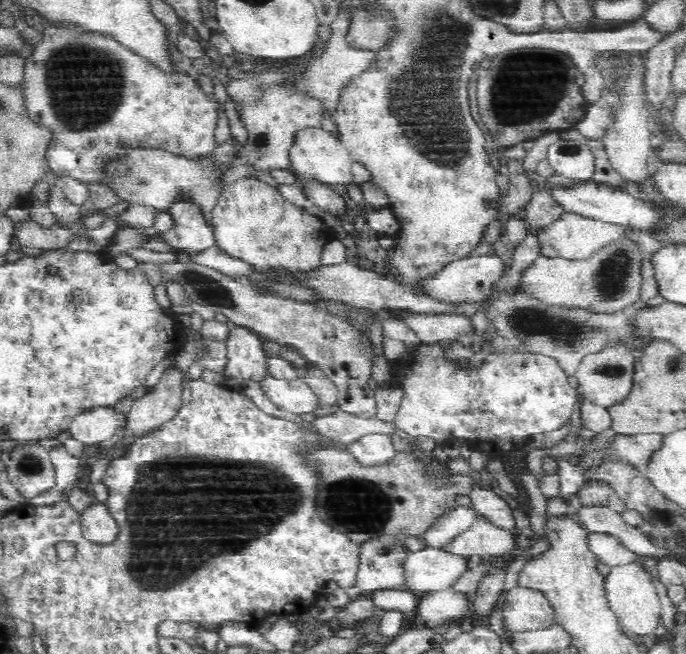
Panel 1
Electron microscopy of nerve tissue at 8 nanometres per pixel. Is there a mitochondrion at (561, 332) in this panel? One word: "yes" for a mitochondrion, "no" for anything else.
yes

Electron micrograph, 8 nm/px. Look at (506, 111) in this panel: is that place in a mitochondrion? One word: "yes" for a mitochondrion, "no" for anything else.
yes

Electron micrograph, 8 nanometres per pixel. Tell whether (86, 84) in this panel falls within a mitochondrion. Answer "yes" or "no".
yes

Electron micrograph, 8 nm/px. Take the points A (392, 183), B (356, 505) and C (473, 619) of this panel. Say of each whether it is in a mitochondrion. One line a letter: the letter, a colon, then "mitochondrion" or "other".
A: other
B: mitochondrion
C: other

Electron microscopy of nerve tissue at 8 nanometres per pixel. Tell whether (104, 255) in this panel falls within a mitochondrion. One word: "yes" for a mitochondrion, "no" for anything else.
no

